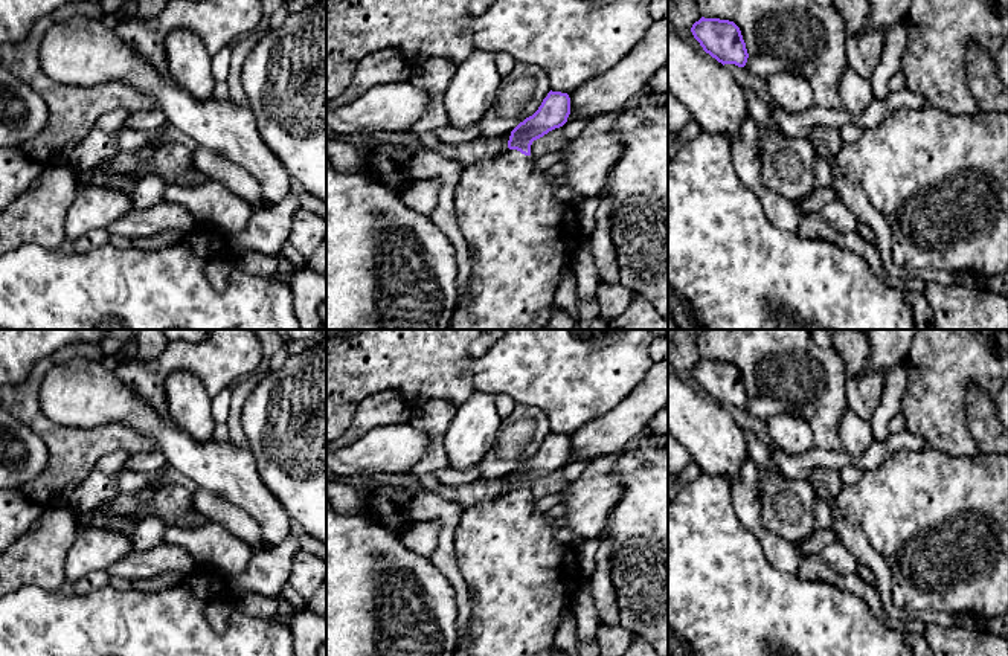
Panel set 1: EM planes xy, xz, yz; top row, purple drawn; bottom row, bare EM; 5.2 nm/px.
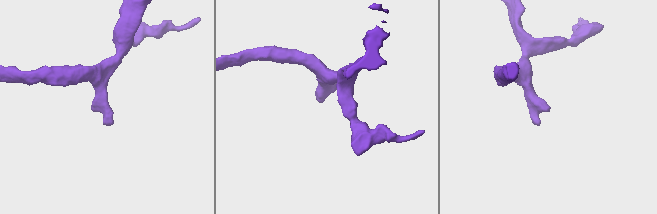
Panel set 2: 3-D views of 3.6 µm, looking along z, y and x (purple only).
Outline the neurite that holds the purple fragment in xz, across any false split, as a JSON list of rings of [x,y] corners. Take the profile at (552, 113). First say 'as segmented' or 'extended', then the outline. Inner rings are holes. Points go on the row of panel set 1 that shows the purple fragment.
extended | [[[551,90],[538,110],[511,131],[505,153],[491,160],[465,165],[456,186],[454,211],[459,230],[471,250],[471,273],[467,287],[457,293],[448,330],[543,330],[551,319],[561,273],[573,262],[584,235],[575,200],[557,197],[560,171],[538,171],[531,157],[531,145],[549,131],[563,127],[569,114],[569,95]]]

